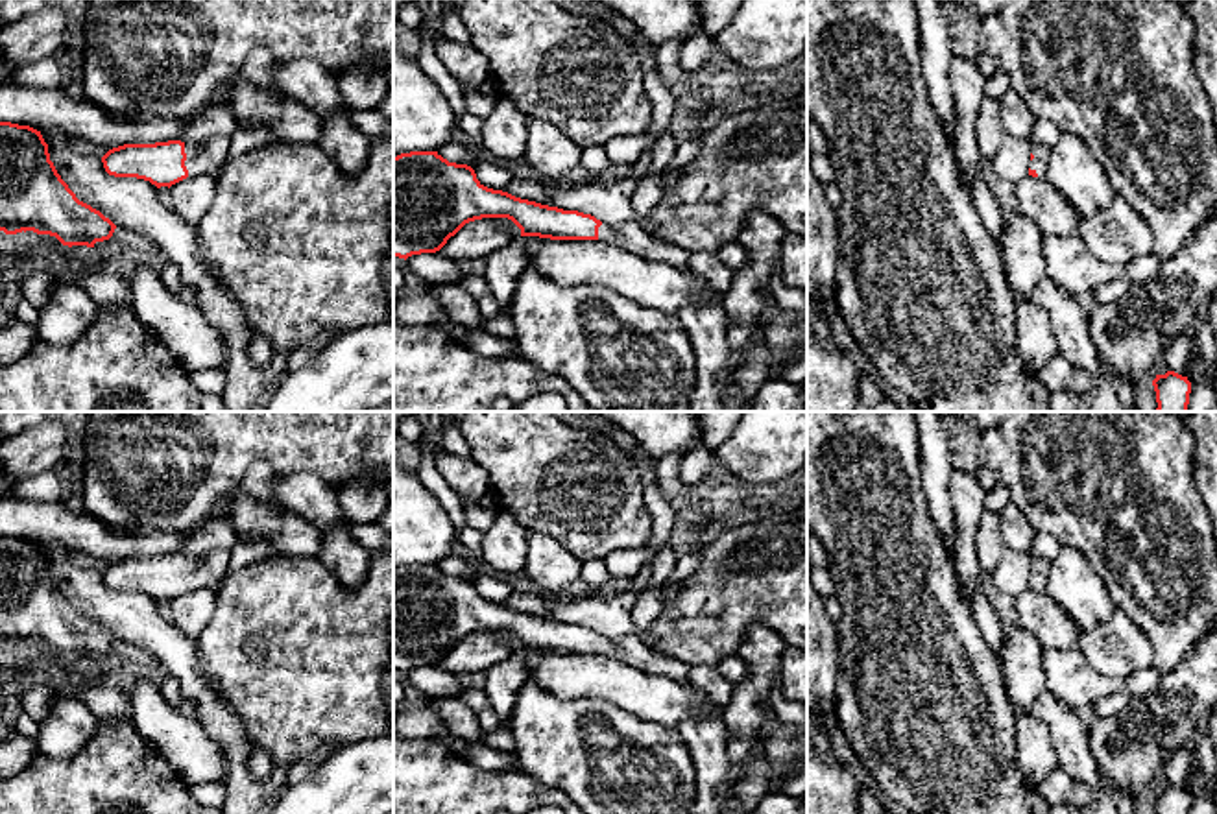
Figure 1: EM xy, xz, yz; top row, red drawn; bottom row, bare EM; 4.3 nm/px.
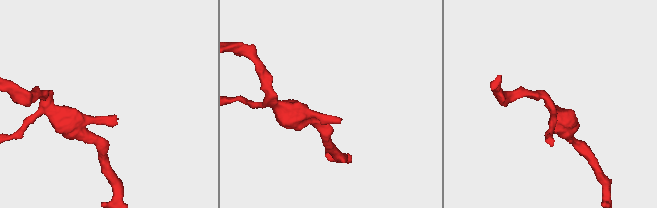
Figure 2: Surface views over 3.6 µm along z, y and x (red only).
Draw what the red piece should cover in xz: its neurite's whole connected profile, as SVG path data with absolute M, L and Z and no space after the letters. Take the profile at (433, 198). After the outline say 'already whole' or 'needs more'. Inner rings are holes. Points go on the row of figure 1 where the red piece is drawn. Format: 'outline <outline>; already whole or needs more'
outline M438 151L393 157L393 257L436 253L465 223L482 218L508 218L521 236L611 242L645 260L689 271L689 253L652 236L637 220L602 223L591 214L488 188L471 166L449 162Z; needs more

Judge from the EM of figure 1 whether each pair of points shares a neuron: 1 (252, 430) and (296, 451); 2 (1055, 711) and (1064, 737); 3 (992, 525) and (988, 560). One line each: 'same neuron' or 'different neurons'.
1: same neuron
2: same neuron
3: same neuron

